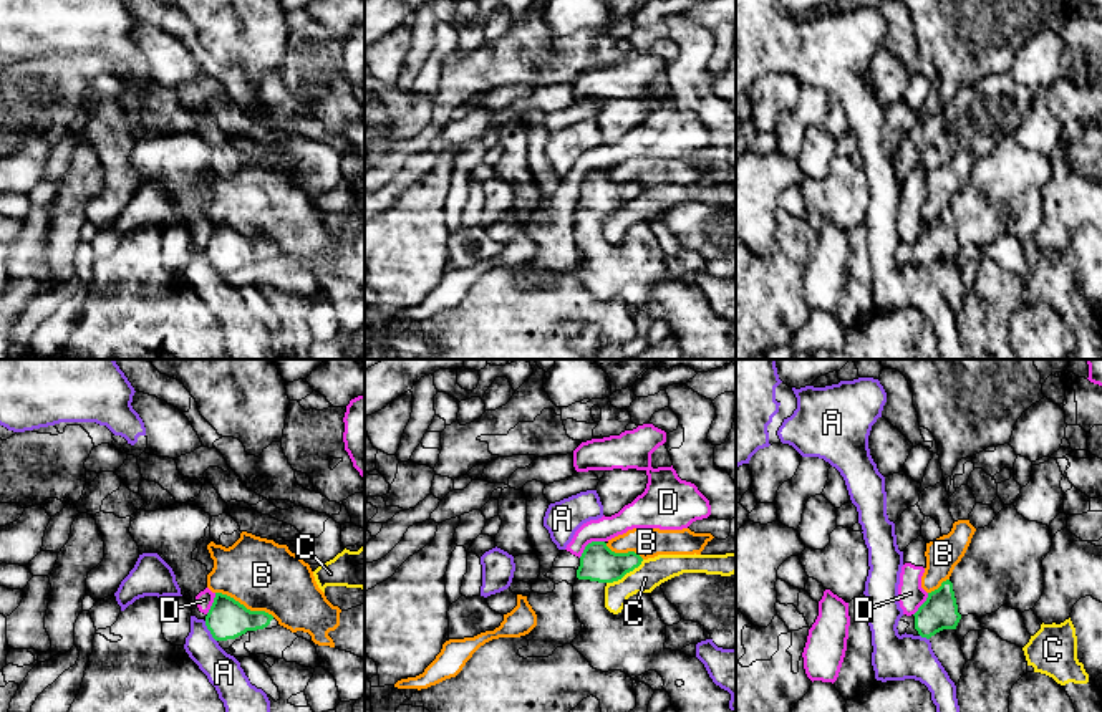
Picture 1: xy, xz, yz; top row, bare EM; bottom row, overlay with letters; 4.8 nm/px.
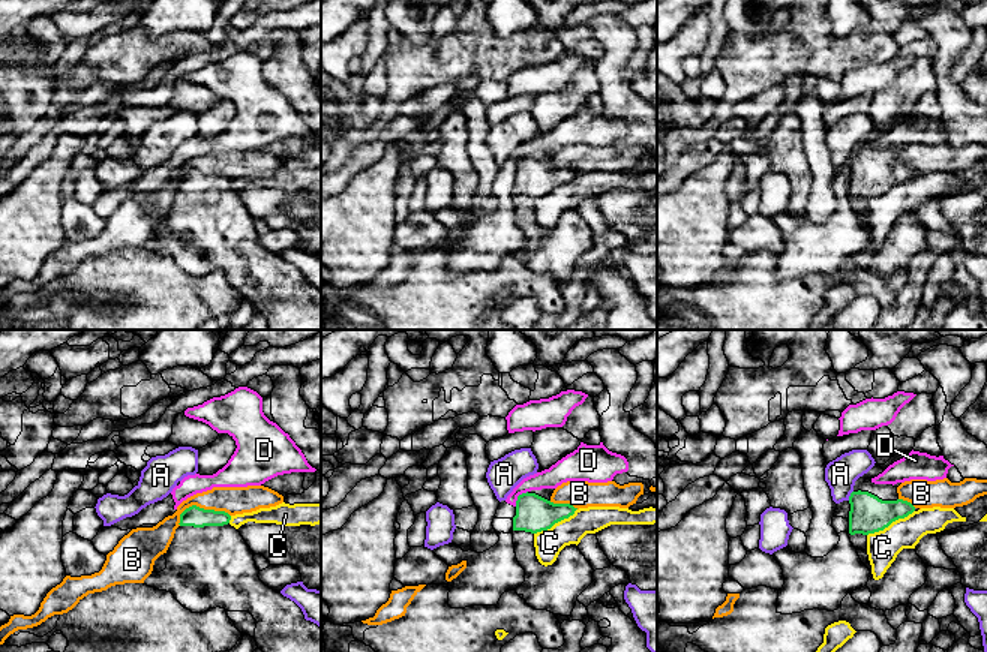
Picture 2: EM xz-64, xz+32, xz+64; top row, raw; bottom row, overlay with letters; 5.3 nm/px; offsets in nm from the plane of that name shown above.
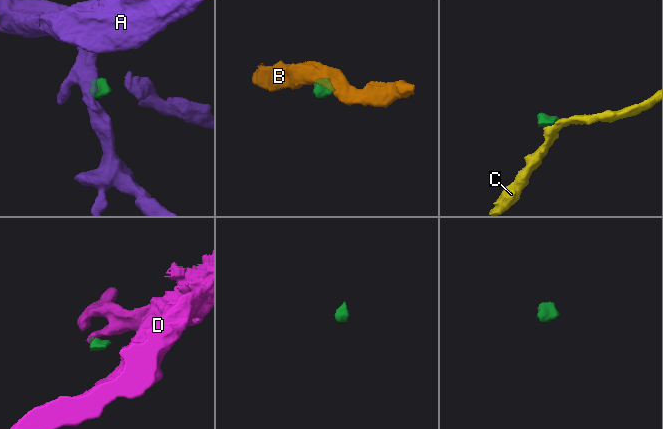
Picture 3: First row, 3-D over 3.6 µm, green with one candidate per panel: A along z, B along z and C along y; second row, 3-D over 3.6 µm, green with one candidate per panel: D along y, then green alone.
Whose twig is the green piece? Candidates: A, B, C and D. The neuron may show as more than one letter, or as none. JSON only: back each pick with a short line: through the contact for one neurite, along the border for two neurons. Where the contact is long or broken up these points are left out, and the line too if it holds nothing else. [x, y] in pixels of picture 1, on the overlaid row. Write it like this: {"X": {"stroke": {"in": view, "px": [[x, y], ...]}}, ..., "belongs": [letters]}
{"belongs": []}

